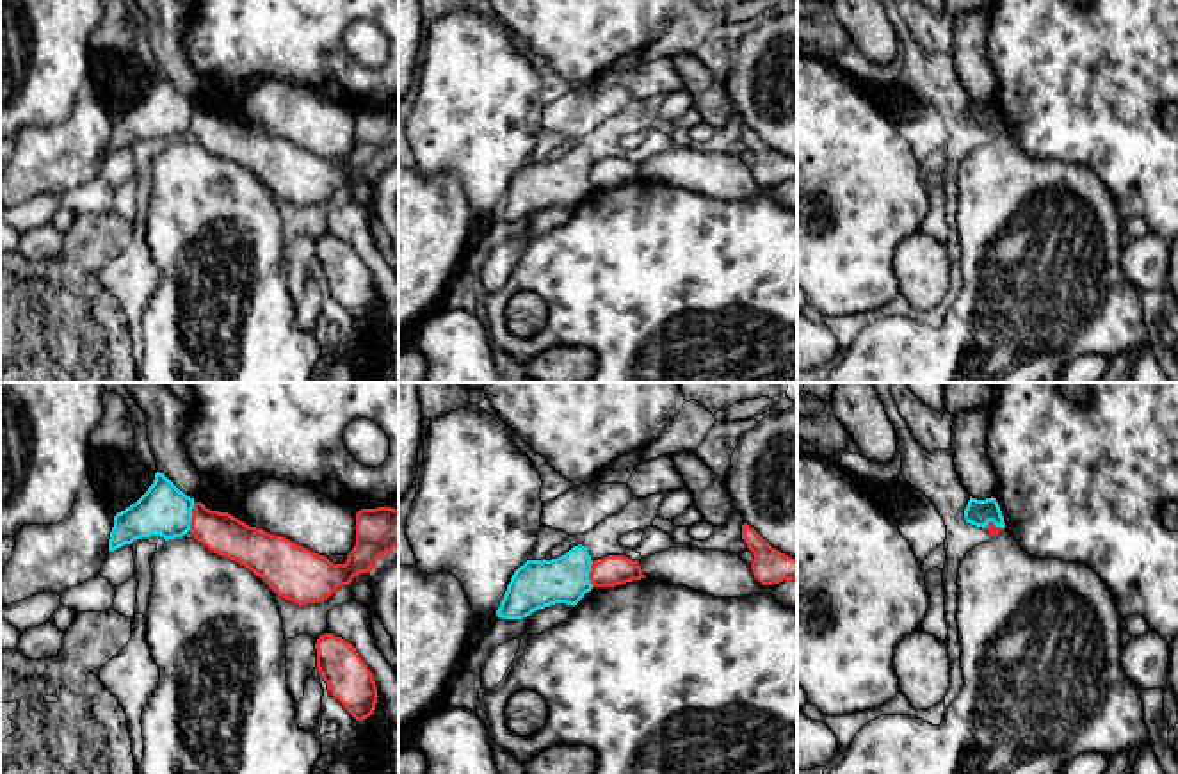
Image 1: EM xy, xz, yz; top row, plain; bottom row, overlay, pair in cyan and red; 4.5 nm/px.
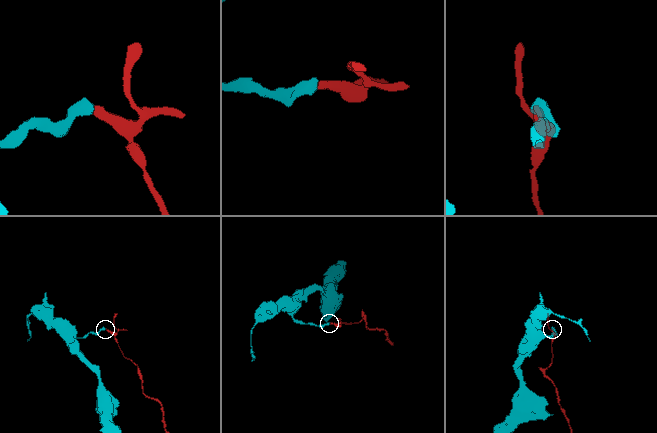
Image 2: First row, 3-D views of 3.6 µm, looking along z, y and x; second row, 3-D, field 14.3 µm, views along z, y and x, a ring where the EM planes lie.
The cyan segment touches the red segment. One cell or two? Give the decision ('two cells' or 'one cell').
two cells

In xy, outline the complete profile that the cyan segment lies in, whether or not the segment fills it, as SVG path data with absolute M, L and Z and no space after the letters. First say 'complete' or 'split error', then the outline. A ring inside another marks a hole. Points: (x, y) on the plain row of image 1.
complete; M157 73L148 93L114 117L109 153L132 146L141 139L160 137L169 142L185 137L190 132L192 110L194 100Z

